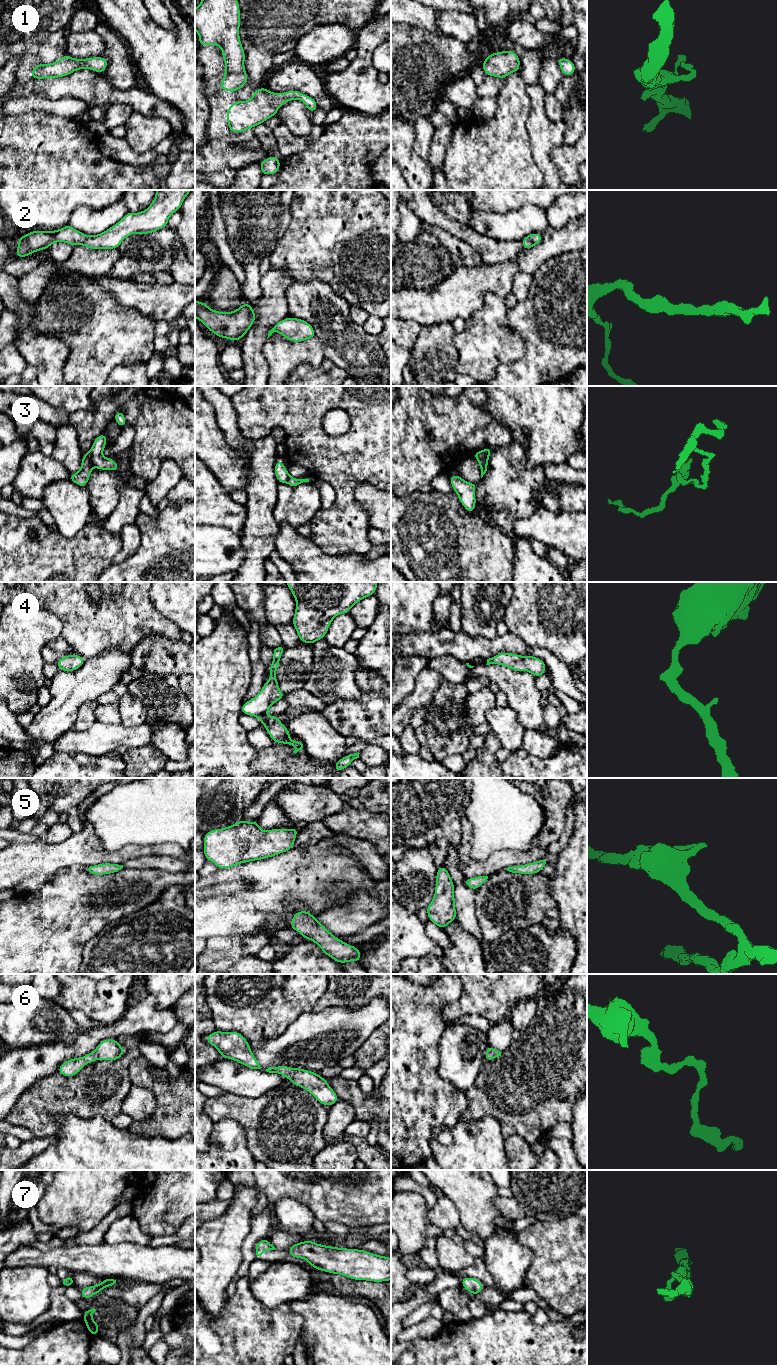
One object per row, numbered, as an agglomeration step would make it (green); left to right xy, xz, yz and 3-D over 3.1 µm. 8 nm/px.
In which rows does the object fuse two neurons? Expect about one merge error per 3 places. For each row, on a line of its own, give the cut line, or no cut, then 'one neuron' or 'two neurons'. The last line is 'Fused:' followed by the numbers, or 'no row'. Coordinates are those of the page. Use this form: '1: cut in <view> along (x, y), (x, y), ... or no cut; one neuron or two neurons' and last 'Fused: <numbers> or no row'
1: no cut; one neuron
2: no cut; one neuron
3: cut in xy along (88, 453), (93, 465); two neurons
4: no cut; one neuron
5: no cut; one neuron
6: no cut; one neuron
7: no cut; one neuron
Fused: 3

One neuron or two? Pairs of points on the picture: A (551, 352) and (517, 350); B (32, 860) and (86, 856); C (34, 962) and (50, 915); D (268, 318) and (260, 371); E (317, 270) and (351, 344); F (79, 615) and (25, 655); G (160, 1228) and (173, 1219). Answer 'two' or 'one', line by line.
A: two
B: one
C: one
D: one
E: two
F: two
G: one

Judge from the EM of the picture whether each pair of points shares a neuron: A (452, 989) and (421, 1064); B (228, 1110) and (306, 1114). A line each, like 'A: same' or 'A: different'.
A: same
B: same

